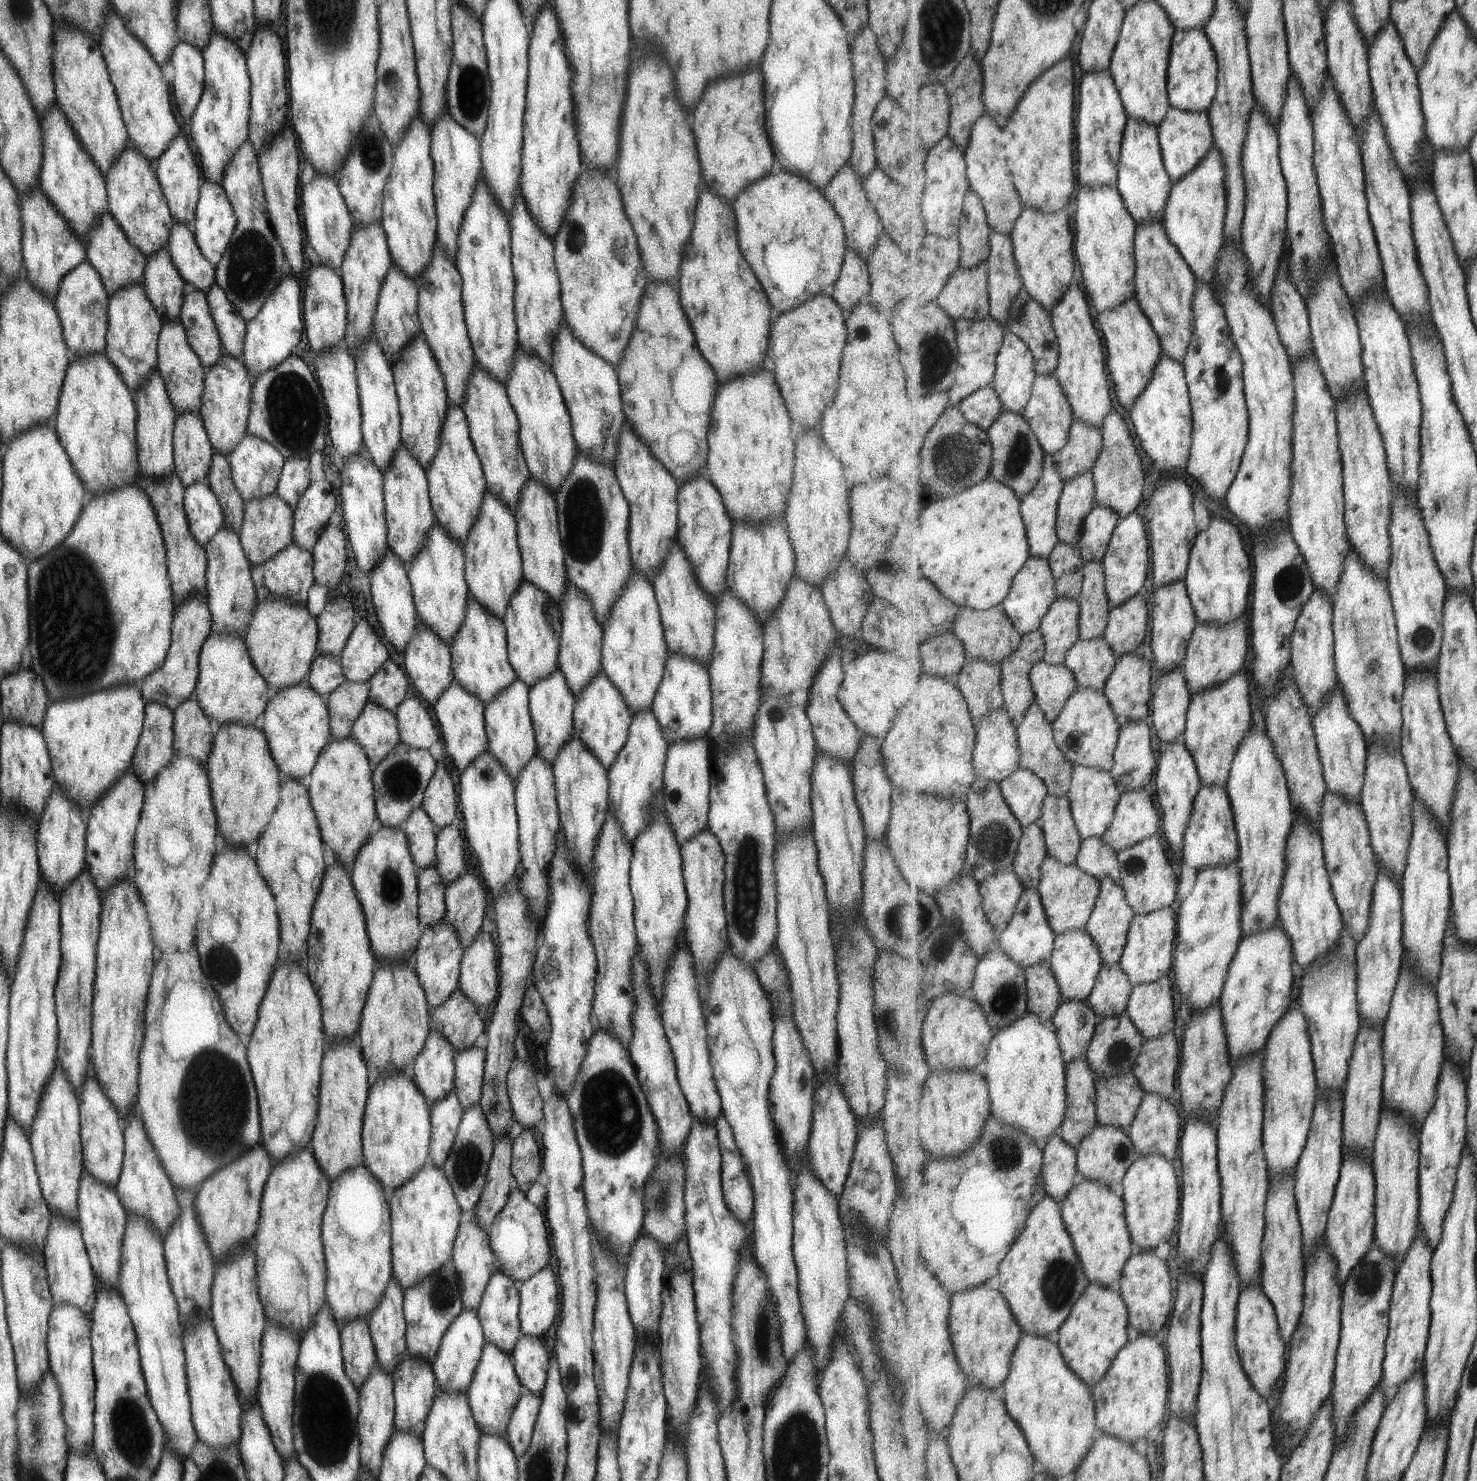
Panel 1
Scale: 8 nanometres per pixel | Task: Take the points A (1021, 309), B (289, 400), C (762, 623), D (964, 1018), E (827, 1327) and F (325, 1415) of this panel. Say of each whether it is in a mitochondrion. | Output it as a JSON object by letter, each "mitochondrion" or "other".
{"A":"mitochondrion","B":"mitochondrion","C":"other","D":"other","E":"other","F":"mitochondrion"}

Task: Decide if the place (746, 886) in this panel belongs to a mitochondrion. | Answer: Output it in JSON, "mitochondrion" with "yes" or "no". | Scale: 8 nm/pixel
{"mitochondrion":"yes"}

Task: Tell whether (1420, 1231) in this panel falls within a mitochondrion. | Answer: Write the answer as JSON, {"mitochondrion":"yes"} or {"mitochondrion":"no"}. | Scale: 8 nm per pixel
{"mitochondrion":"no"}

